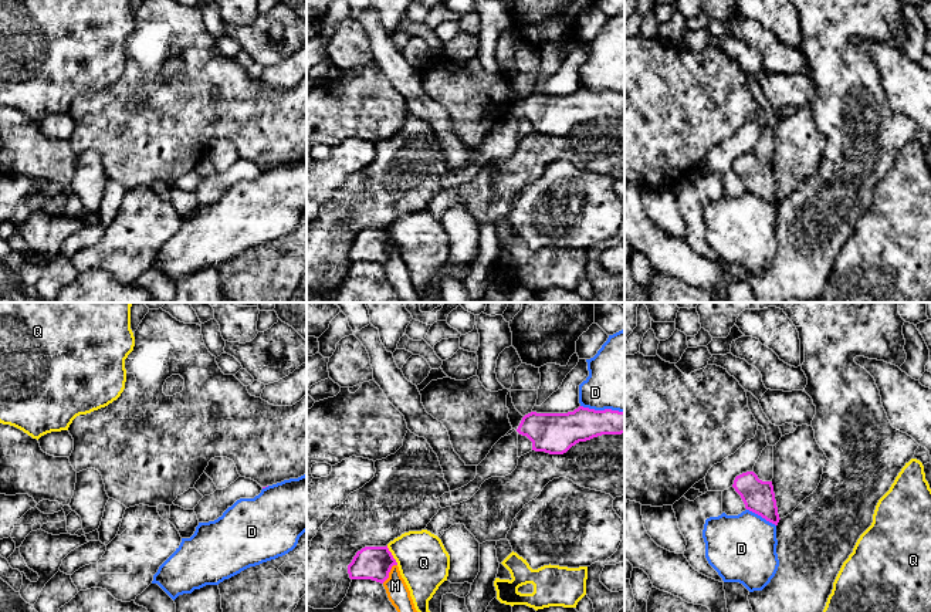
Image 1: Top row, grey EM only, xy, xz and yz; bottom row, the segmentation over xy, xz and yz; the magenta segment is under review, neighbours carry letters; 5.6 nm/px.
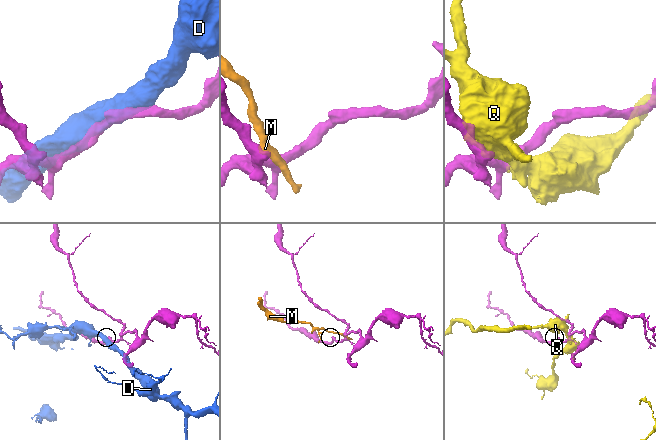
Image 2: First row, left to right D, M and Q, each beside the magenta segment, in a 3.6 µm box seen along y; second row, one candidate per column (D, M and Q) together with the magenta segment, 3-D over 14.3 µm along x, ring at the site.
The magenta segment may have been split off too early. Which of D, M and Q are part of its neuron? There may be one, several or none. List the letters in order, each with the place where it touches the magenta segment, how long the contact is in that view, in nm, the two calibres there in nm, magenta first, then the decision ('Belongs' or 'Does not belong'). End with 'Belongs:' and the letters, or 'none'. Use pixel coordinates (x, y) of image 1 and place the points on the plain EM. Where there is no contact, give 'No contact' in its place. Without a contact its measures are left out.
D: Touches magenta at xz (602, 93). Shared border 260 nm. Thickness 200 nm (magenta) against 400 nm. Does not belong
M: Touches magenta at xz (389, 253). Shared border 140 nm. Thickness 190 nm (magenta) against 130 nm. Does not belong
Q: Touches magenta at xz (392, 237). Shared border 130 nm. Thickness 190 nm (magenta) against 280 nm. Does not belong
Belongs: none

